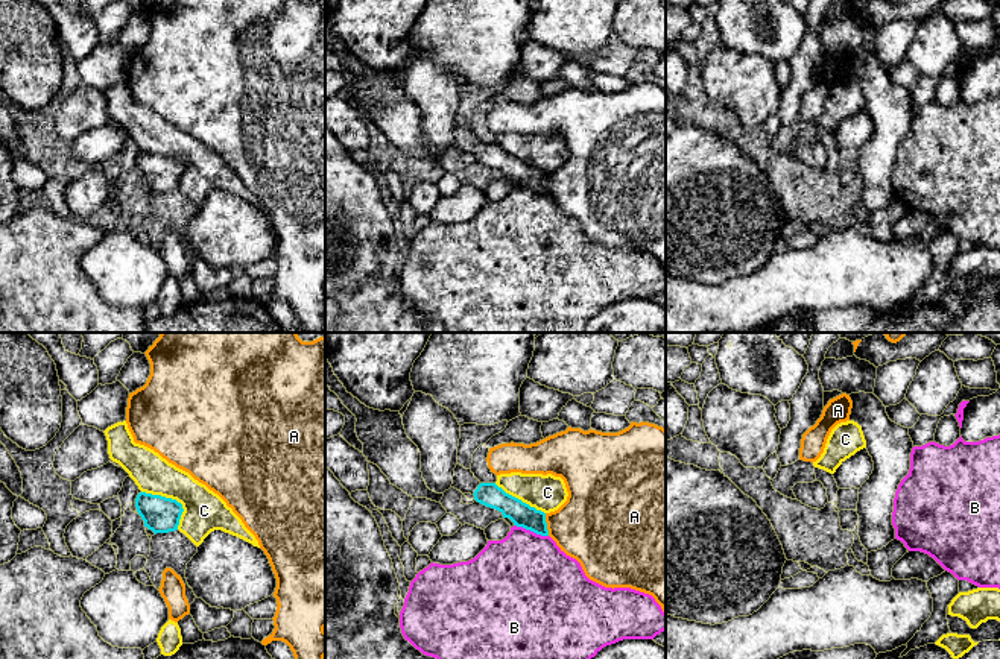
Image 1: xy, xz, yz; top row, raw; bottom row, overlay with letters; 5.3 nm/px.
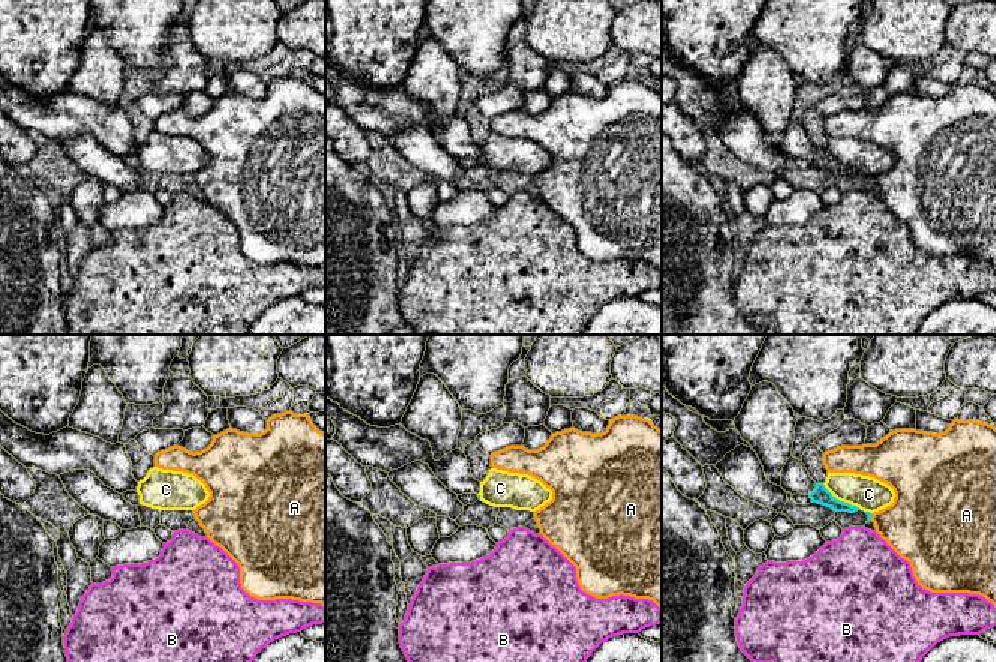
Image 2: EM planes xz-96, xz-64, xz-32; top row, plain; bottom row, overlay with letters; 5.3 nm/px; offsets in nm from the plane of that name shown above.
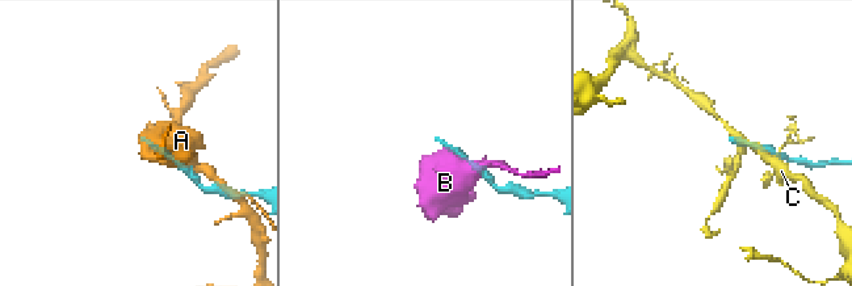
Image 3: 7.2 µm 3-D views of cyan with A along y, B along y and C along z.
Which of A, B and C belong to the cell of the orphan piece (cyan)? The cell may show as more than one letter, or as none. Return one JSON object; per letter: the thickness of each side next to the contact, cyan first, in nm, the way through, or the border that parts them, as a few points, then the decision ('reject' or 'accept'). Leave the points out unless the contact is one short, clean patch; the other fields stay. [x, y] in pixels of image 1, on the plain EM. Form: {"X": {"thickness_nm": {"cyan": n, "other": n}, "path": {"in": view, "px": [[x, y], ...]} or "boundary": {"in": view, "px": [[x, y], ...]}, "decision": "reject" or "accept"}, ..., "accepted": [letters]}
{"A": {"thickness_nm": {"cyan": 120, "other": 400}, "decision": "reject"}, "B": {"thickness_nm": {"cyan": 120, "other": 460}, "decision": "reject"}, "C": {"thickness_nm": {"cyan": 190, "other": 220}, "decision": "reject"}, "accepted": []}

